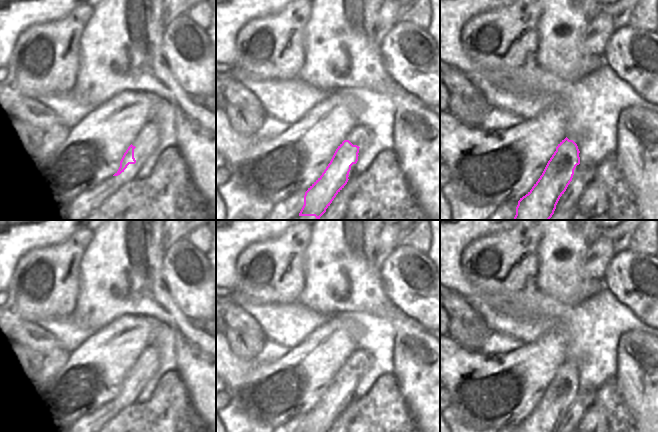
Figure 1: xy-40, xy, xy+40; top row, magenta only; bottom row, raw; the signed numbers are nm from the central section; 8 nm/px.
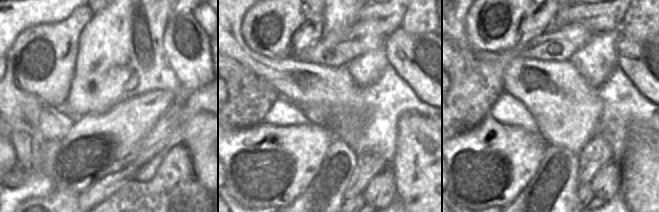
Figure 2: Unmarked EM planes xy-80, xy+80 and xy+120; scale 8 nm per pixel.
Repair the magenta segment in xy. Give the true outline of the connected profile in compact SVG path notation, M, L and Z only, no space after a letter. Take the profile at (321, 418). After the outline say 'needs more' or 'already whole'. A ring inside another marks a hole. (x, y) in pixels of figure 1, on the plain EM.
M356 350L336 373L330 387L322 399L308 412L304 419L302 432L328 432L336 419L344 412L350 403L351 390L358 385L359 372L363 367L372 364L374 357L365 350Z | needs more

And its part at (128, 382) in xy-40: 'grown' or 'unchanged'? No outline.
grown

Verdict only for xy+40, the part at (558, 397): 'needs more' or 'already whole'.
needs more

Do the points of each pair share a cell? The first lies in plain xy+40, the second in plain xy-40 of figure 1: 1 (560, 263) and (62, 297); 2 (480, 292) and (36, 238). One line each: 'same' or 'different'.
1: different
2: same

